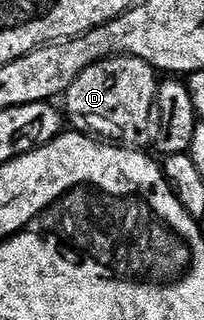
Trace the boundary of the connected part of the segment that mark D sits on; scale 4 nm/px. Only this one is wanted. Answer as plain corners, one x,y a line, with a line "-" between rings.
108,57
106,61
86,64
82,69
85,70
82,73
80,70
74,76
71,87
63,95
63,109
68,120
69,117
73,120
72,128
77,131
88,131
110,143
142,151
156,146
157,140
161,138
161,116
157,106
158,70
139,57

